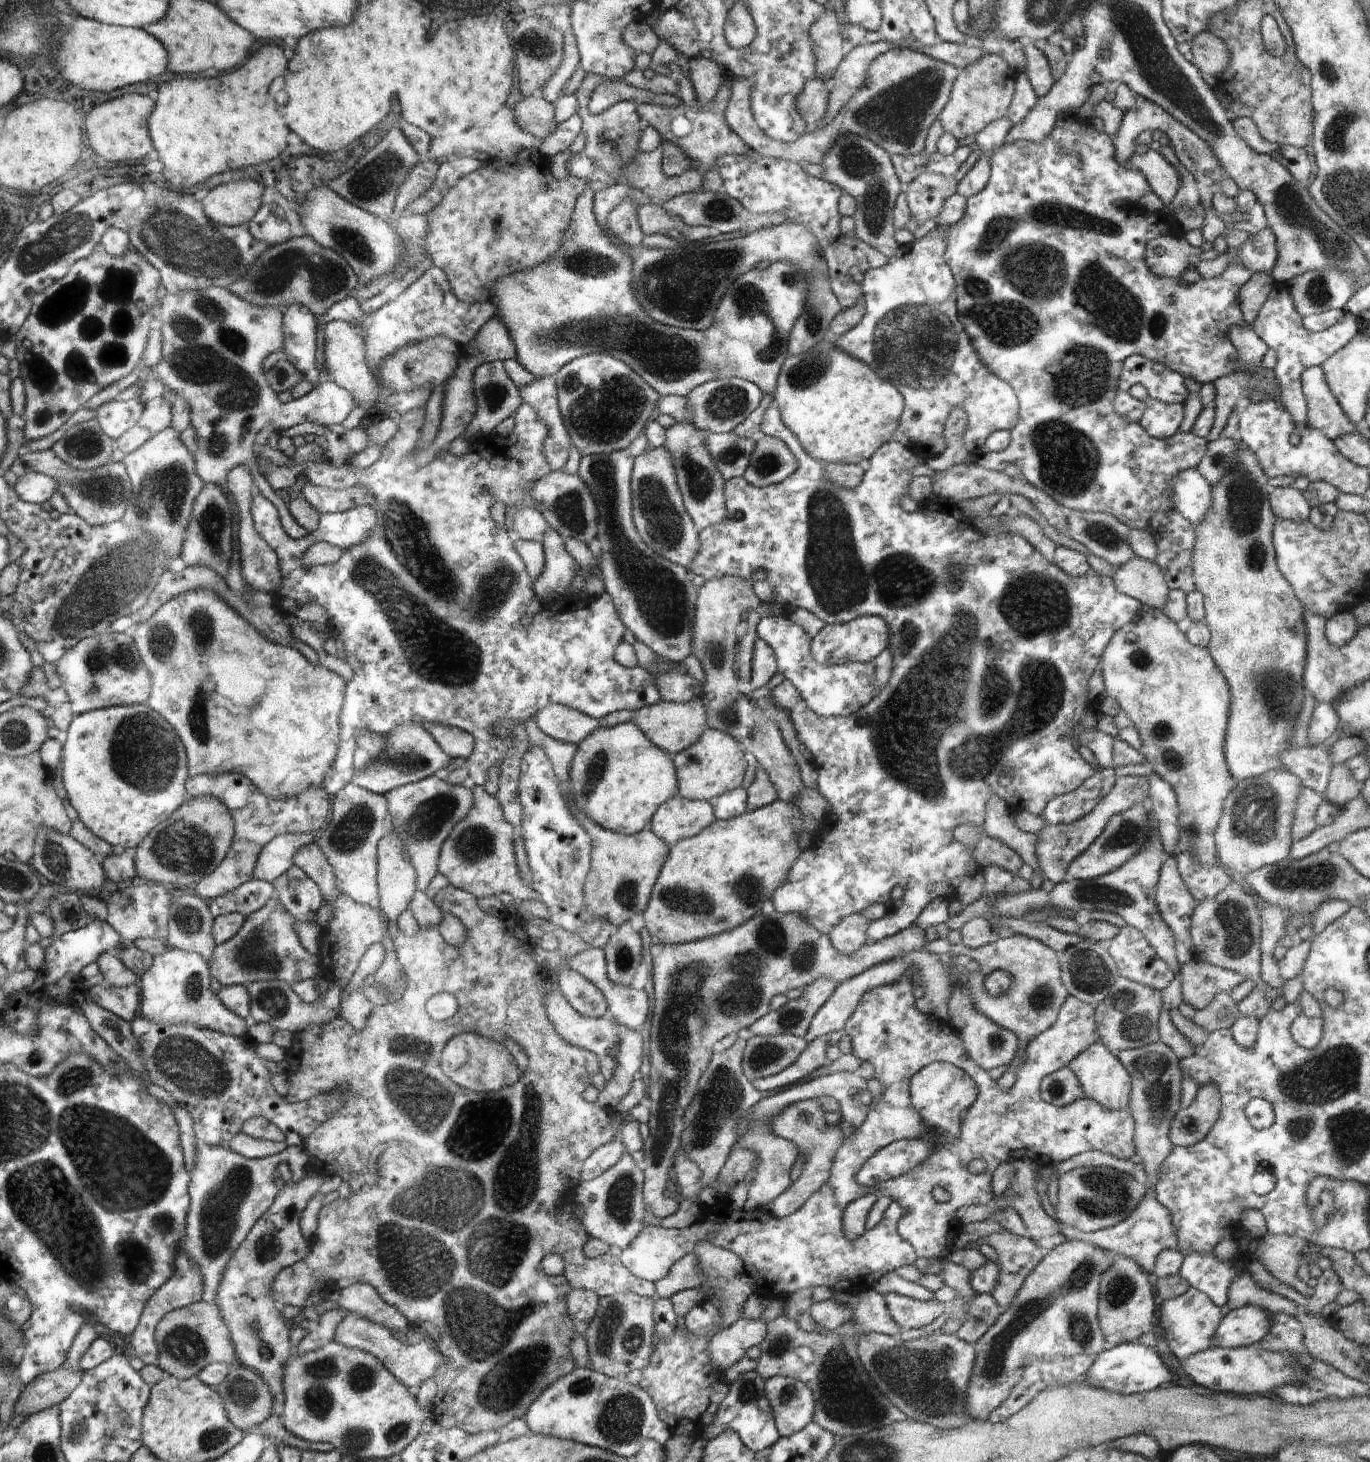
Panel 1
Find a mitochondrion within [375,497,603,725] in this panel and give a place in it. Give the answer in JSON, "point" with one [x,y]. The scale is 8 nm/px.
{"point":[401,521]}

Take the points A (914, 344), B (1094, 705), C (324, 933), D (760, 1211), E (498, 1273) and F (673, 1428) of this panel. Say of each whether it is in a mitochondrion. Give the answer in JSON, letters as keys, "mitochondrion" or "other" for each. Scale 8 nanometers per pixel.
{"A":"mitochondrion","B":"other","C":"other","D":"other","E":"mitochondrion","F":"other"}

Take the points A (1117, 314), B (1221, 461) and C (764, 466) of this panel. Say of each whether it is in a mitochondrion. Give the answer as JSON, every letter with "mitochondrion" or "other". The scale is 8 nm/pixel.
{"A":"mitochondrion","B":"mitochondrion","C":"mitochondrion"}

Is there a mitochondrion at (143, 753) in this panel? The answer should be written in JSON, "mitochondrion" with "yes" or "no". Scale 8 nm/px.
{"mitochondrion":"yes"}

